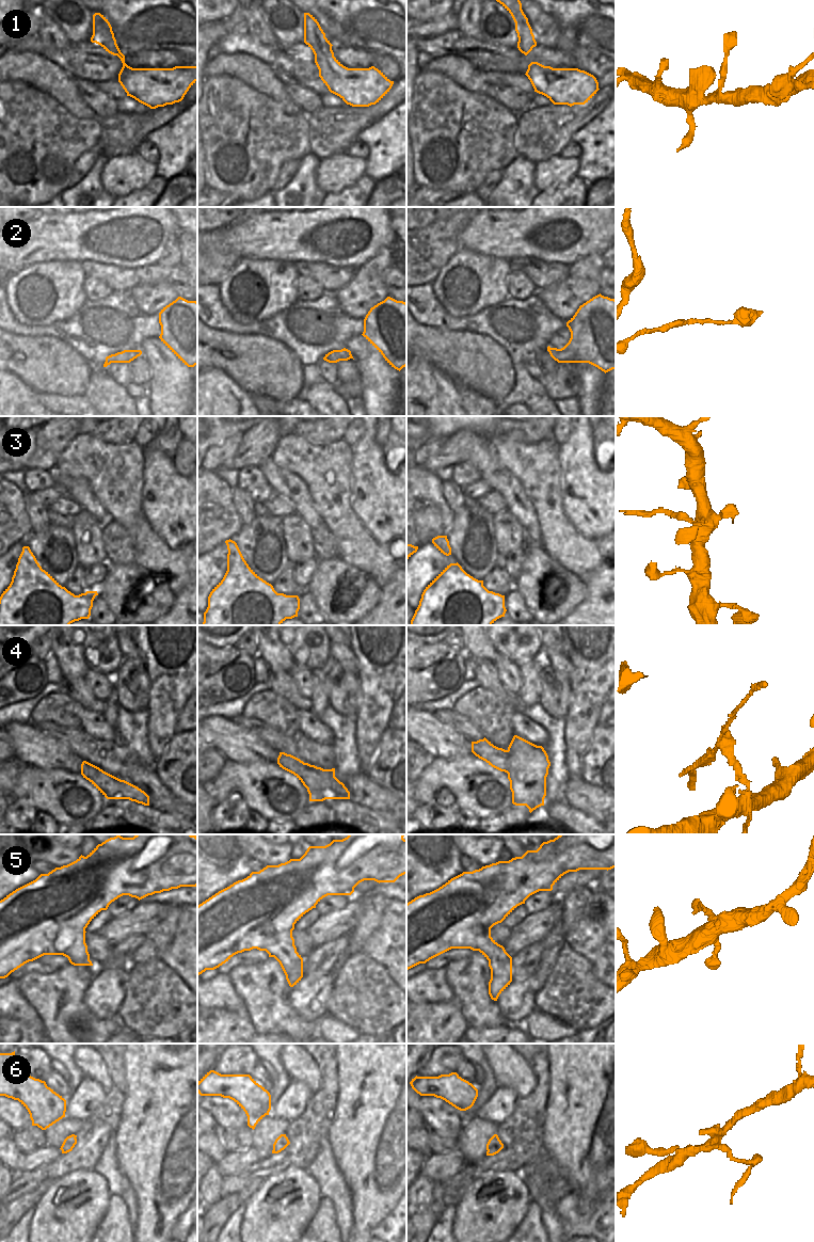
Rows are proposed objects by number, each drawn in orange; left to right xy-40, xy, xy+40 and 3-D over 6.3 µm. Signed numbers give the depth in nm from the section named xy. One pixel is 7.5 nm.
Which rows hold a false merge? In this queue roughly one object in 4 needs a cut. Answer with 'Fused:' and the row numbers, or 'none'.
Fused: 4, 6.

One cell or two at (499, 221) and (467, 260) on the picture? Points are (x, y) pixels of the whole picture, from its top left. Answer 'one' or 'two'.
two

